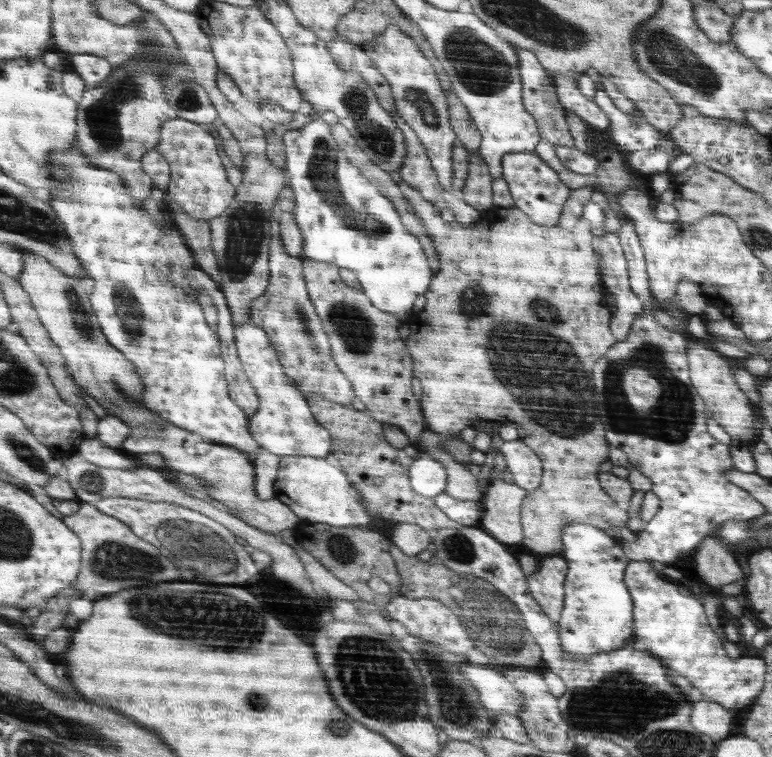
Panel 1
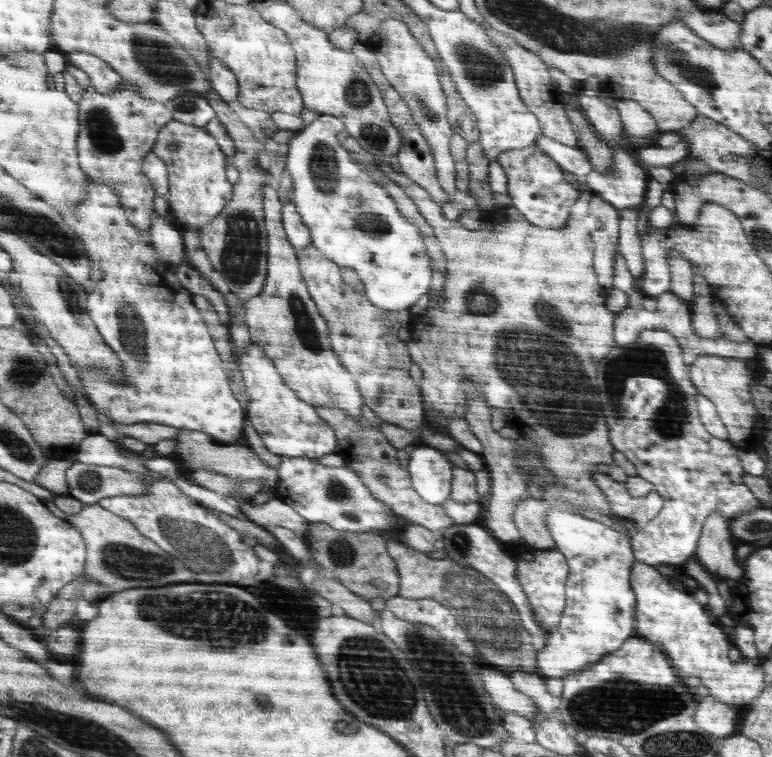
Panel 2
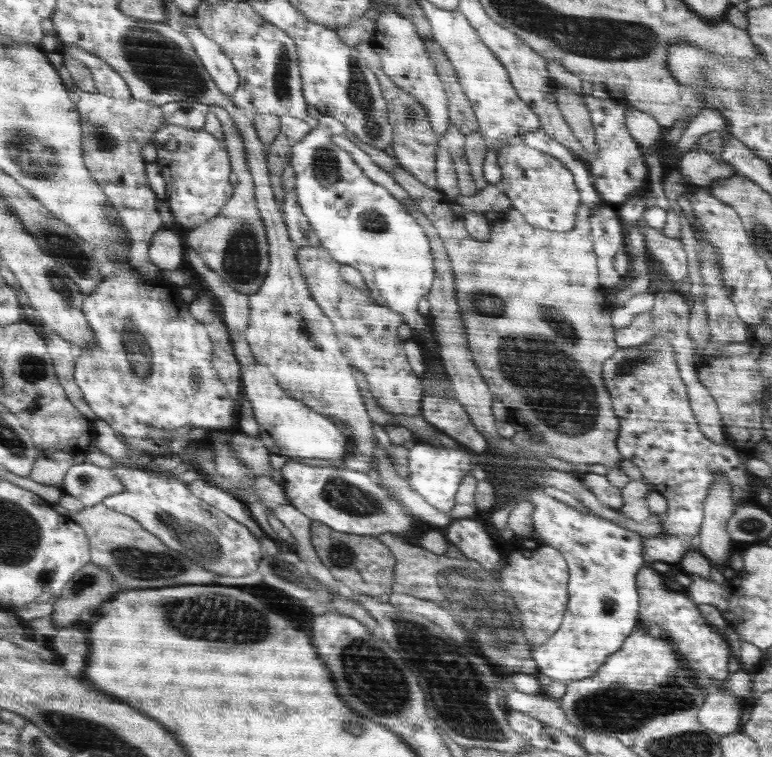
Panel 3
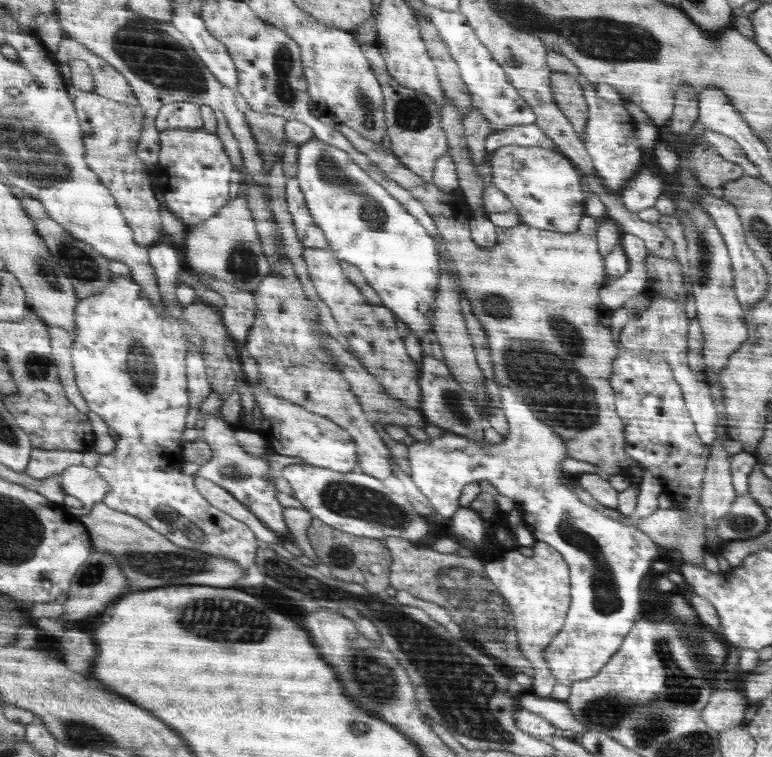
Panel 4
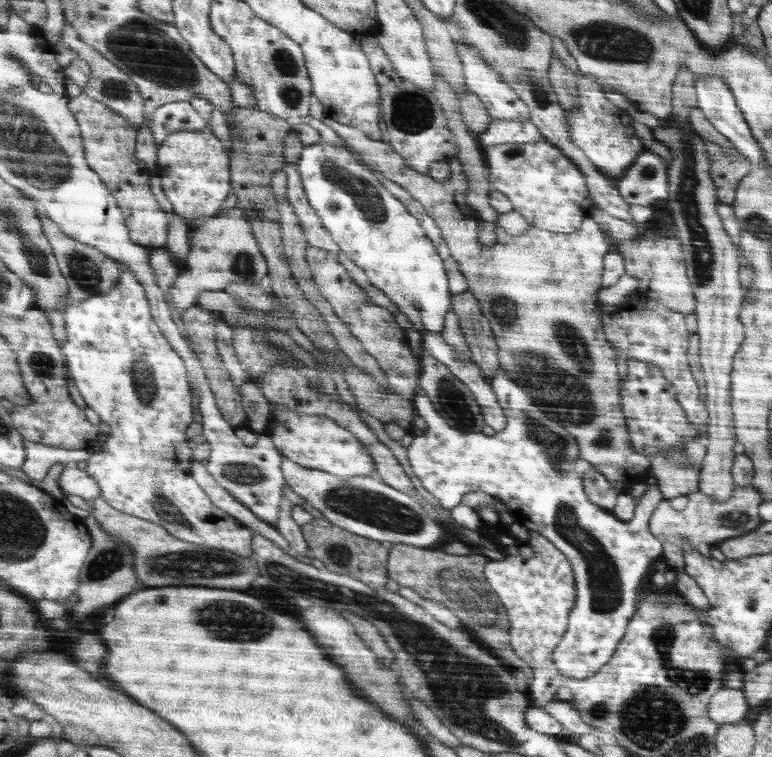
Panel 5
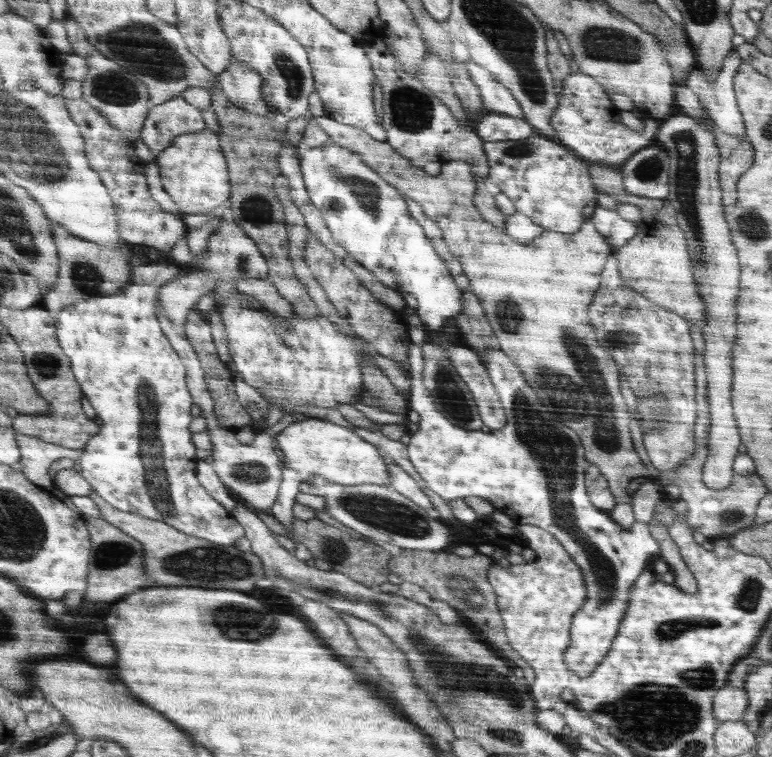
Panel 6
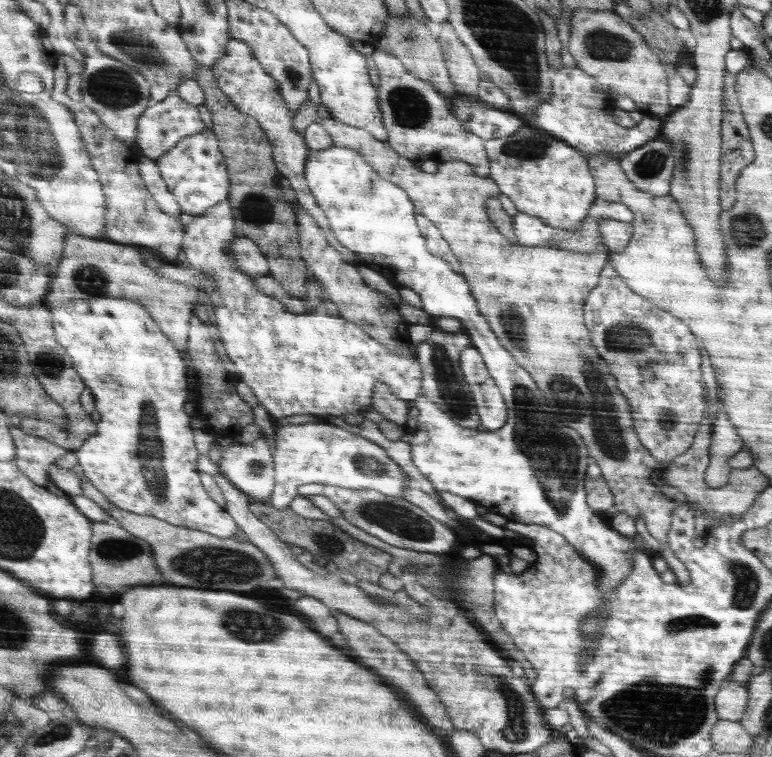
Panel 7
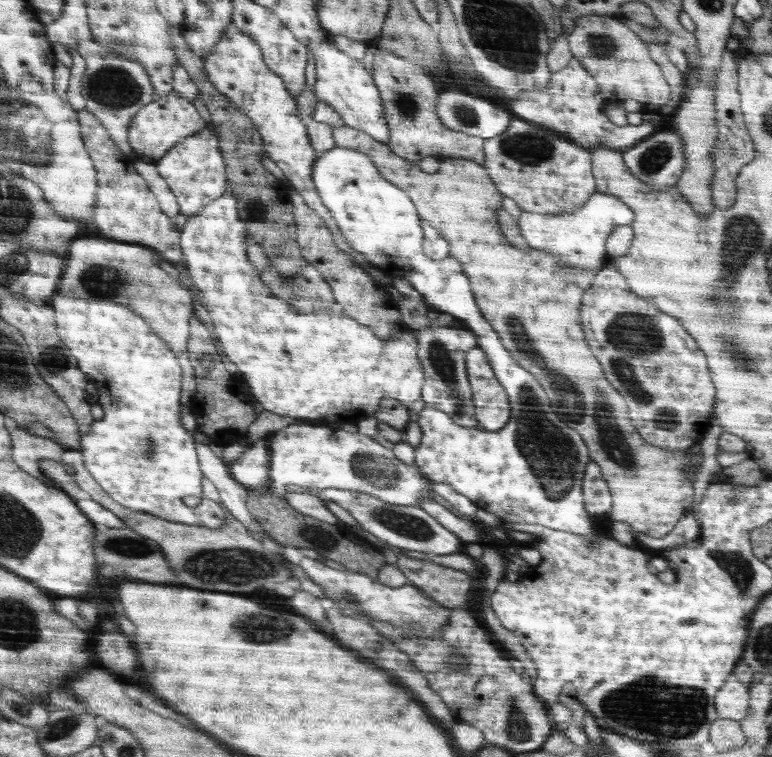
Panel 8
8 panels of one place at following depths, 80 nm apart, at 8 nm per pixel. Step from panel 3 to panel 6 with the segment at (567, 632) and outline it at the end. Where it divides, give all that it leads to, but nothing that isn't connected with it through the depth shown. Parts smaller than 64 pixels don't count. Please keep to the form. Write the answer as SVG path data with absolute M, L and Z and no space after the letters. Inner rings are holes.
M429 333L427 341L421 344L421 346L412 343L412 358L408 358L408 362L409 372L411 372L413 380L413 393L408 399L408 410L417 412L418 415L420 415L420 422L415 427L411 428L411 439L408 444L410 462L414 465L420 478L425 480L425 486L432 490L432 492L436 492L436 494L447 503L457 498L466 498L466 496L480 496L480 498L486 498L486 500L490 500L490 502L494 504L496 510L504 510L504 514L508 514L508 516L512 518L512 522L542 527L543 530L554 534L555 537L559 539L559 542L566 547L571 557L578 563L579 569L583 571L584 579L586 579L586 589L588 590L588 606L584 606L584 610L580 610L580 614L576 614L576 626L572 626L572 634L576 634L576 636L572 636L572 644L568 644L570 645L570 648L568 648L568 666L572 666L572 670L576 670L576 674L584 674L584 678L586 678L586 676L590 676L590 674L594 672L594 668L600 664L600 660L604 660L604 656L610 652L612 640L614 640L614 636L618 634L618 626L620 626L620 622L623 622L624 615L628 610L631 586L639 580L639 576L643 573L646 562L648 562L654 554L660 554L661 546L659 545L659 541L651 534L648 524L635 521L634 526L626 530L622 526L619 526L606 511L595 507L591 502L586 487L586 472L591 464L588 463L586 458L586 450L583 447L580 434L570 427L564 426L559 420L556 420L554 415L544 407L544 404L538 402L538 398L536 398L534 392L530 390L532 387L530 387L530 384L526 383L526 379L524 379L520 370L508 360L506 354L502 354L502 350L498 347L493 348L493 346L487 348L487 354L484 354L484 362L486 362L487 358L487 370L490 372L491 382L494 384L495 390L499 394L499 399L503 404L504 411L507 414L507 425L505 425L503 429L491 430L488 433L480 431L484 423L482 416L479 415L478 404L473 400L470 390L466 387L466 383L458 376L454 365L450 362L449 356L447 356L447 350L450 347L456 347L458 345L464 346L459 334L446 335L445 333Z

